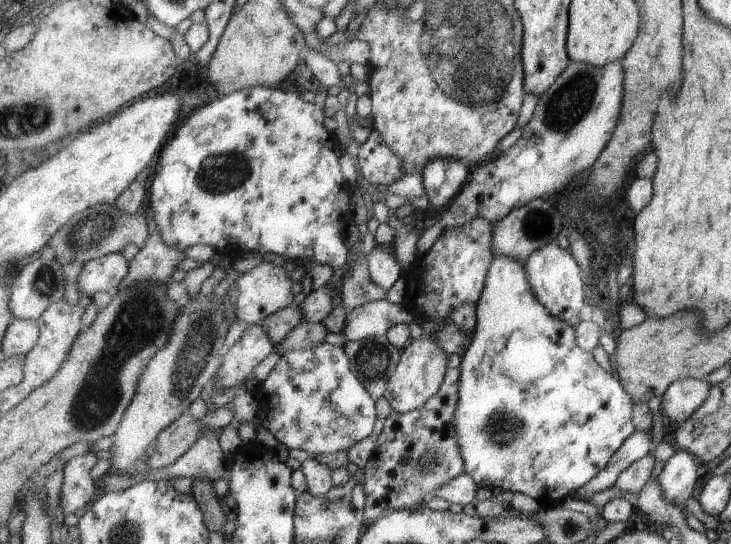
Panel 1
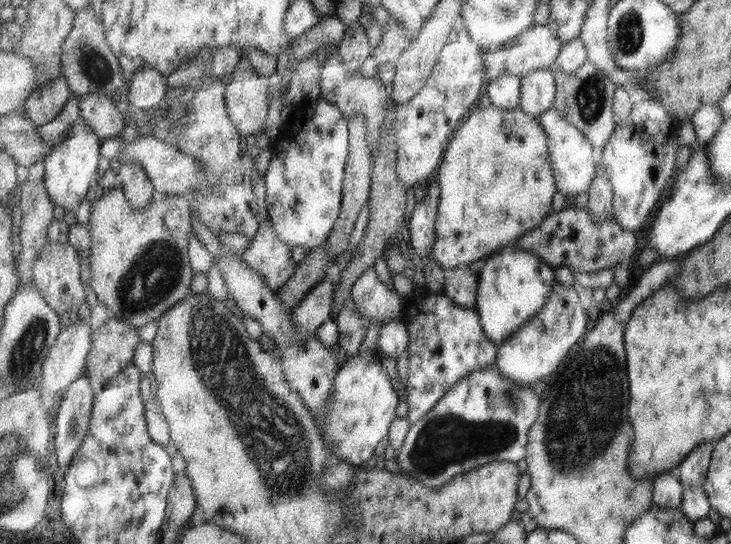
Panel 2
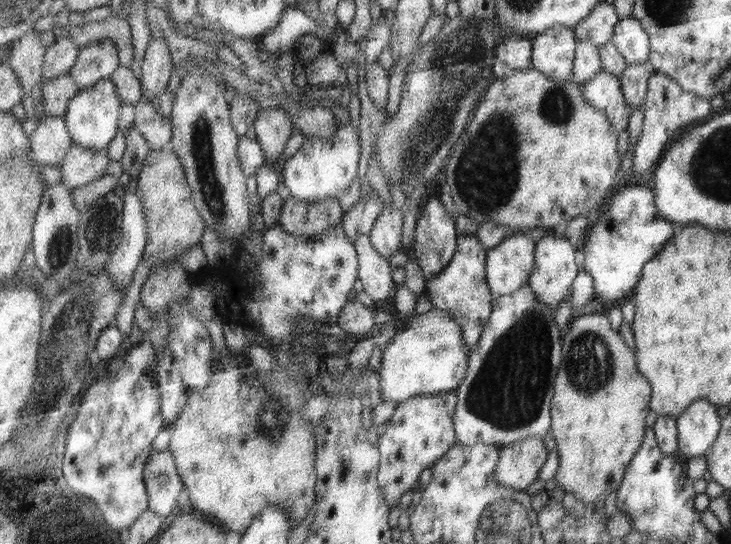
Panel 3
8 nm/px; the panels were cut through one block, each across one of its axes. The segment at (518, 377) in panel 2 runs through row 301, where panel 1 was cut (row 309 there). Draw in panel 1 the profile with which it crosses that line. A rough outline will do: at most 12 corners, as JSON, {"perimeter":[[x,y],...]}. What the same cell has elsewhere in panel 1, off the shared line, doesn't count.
{"perimeter":[[556,242],[524,264],[551,315],[576,328],[585,273]]}

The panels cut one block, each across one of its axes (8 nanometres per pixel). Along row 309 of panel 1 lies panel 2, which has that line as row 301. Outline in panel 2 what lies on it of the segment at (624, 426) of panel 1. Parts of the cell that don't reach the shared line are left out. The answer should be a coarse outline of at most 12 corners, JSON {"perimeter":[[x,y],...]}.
{"perimeter":[[520,246],[479,264],[476,310],[501,345],[546,306],[554,269]]}

